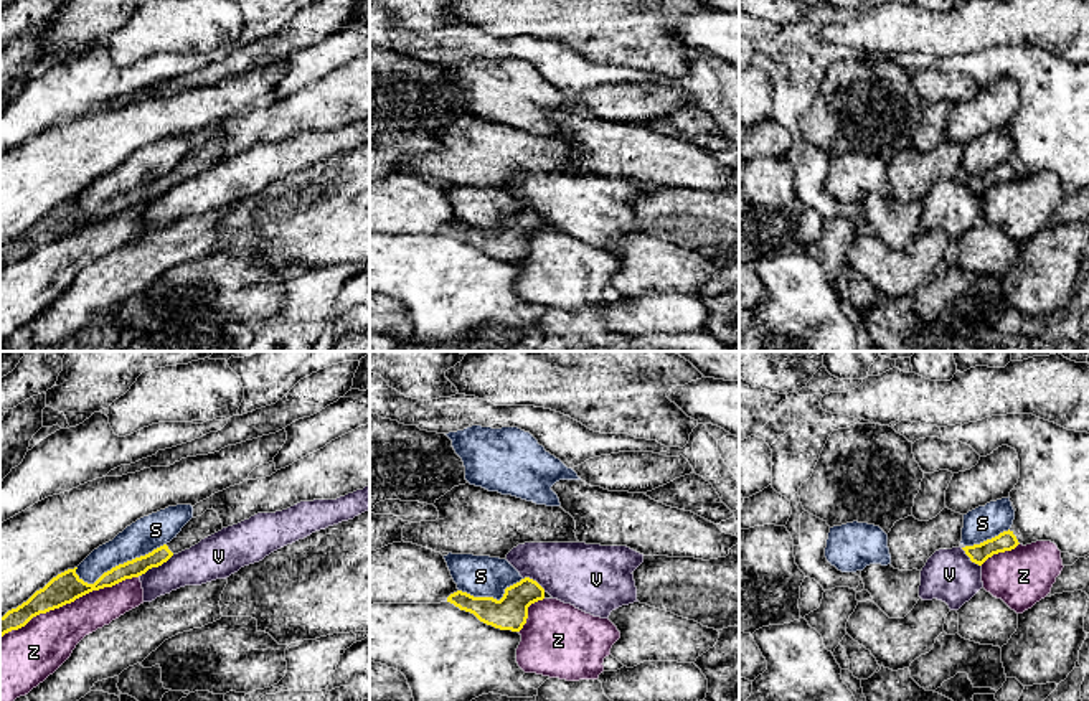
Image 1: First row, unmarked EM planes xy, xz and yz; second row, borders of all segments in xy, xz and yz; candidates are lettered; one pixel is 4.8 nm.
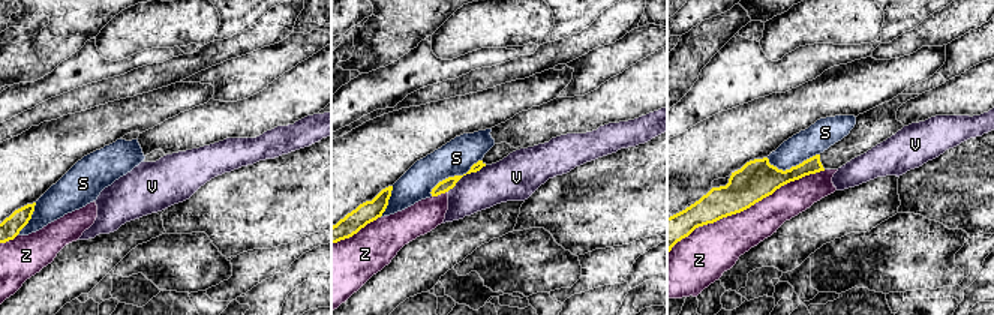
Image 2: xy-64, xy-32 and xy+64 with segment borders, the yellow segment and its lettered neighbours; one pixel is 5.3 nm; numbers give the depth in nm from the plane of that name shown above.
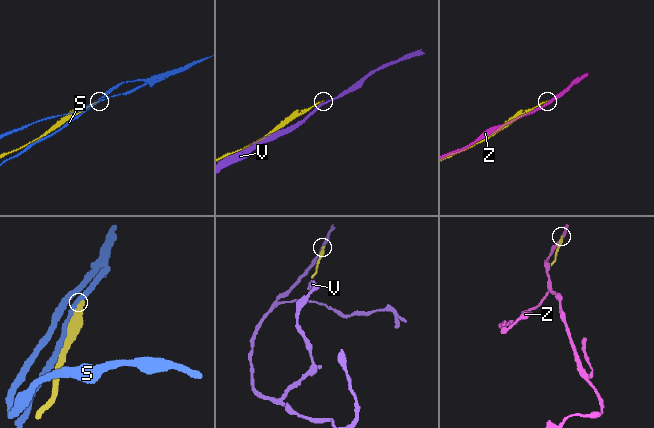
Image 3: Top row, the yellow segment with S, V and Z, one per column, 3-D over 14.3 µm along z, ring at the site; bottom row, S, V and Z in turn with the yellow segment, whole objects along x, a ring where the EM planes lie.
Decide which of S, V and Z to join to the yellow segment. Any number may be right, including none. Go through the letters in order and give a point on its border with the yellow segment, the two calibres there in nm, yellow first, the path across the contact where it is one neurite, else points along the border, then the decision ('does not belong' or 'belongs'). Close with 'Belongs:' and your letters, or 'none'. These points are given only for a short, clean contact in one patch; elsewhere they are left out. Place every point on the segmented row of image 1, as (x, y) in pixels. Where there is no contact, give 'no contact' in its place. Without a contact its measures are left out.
S: meets yellow in xy at (119, 564); 110 nm thick on the yellow side, 160 nm on the other; does not belong
V: meets yellow in xy at (155, 566); 90 nm thick on the yellow side, 200 nm on the other; border along xy (174, 555), (137, 576); does not belong
Z: meets yellow in xy at (68, 602); 150 nm thick on the yellow side, 260 nm on the other; does not belong
Belongs: none

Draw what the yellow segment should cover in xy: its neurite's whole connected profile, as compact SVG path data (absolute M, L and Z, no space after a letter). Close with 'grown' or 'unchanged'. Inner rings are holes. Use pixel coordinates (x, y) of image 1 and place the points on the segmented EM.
M206 510L201 516L191 518L182 531L167 544L152 553L127 561L104 572L94 584L84 582L76 569L68 569L53 577L43 589L36 590L26 602L0 617L0 637L25 627L33 617L59 609L76 599L104 587L112 587L125 579L139 577L152 567L167 562L201 539L223 529L223 523L214 510Z; grown

